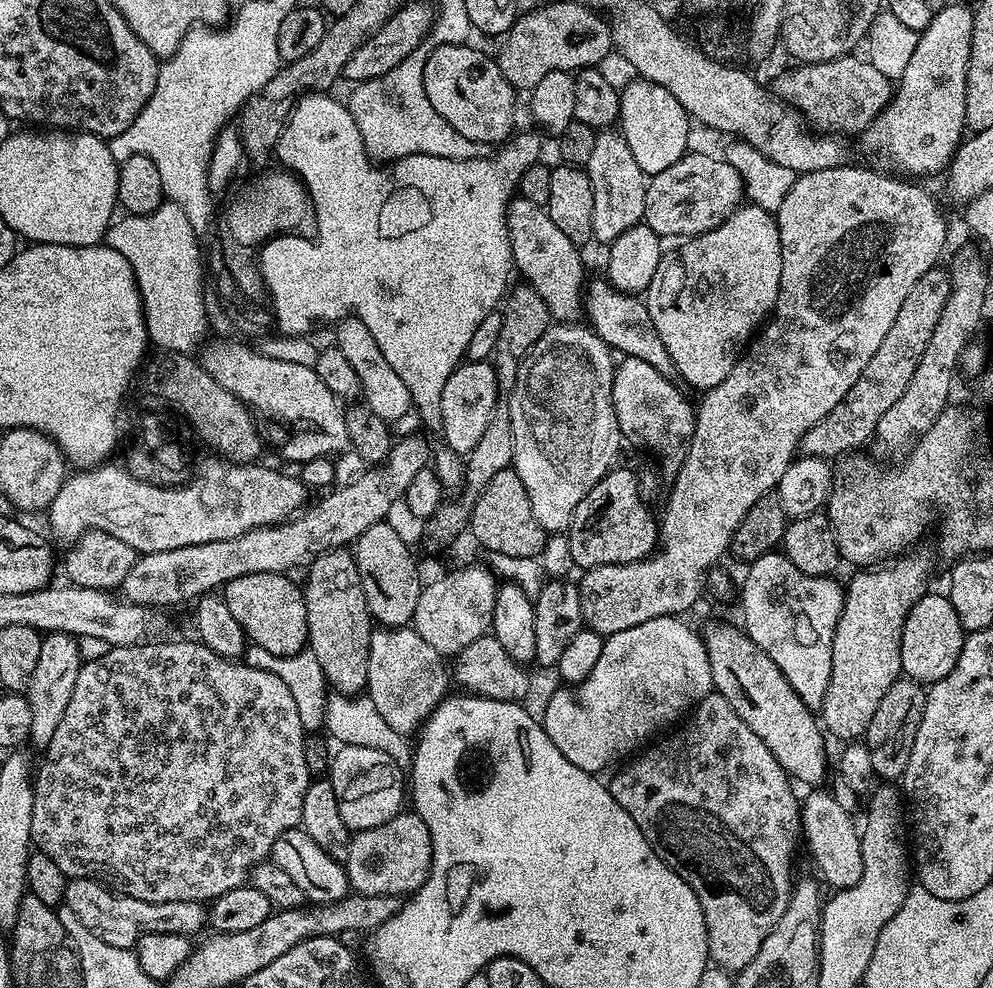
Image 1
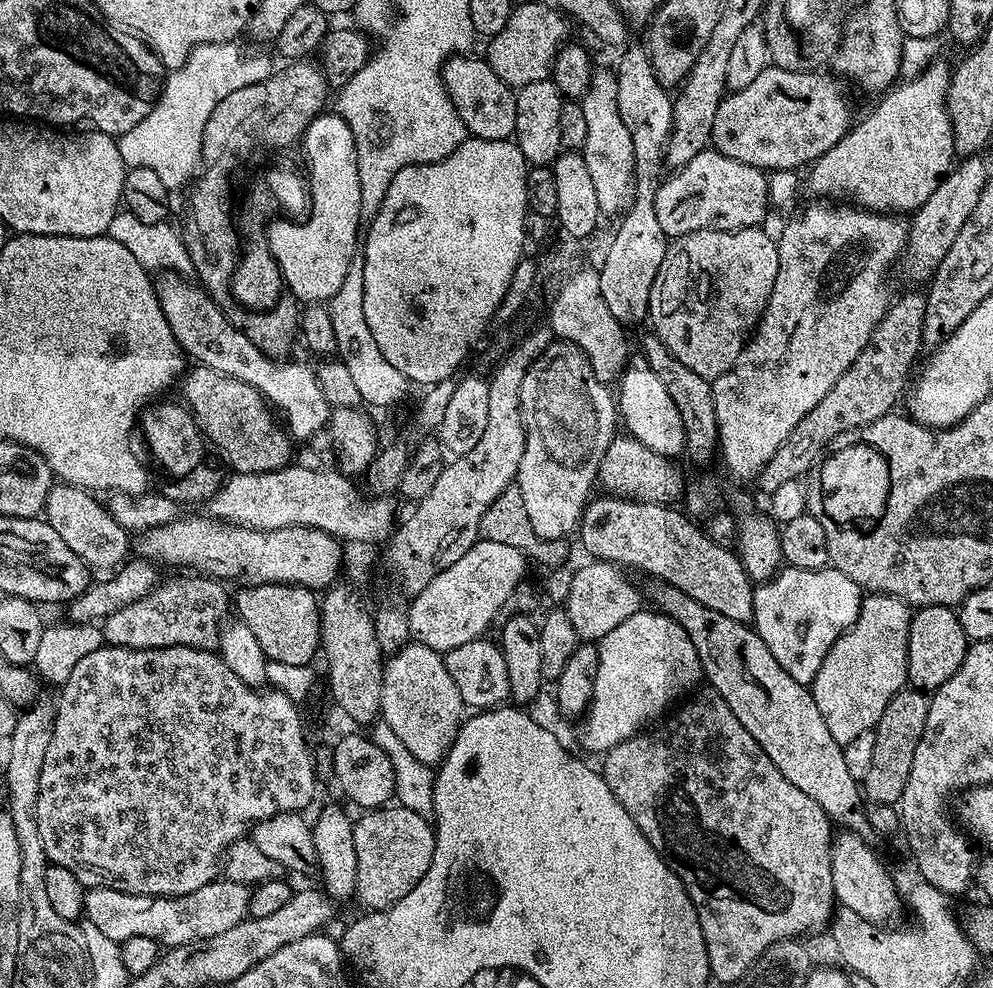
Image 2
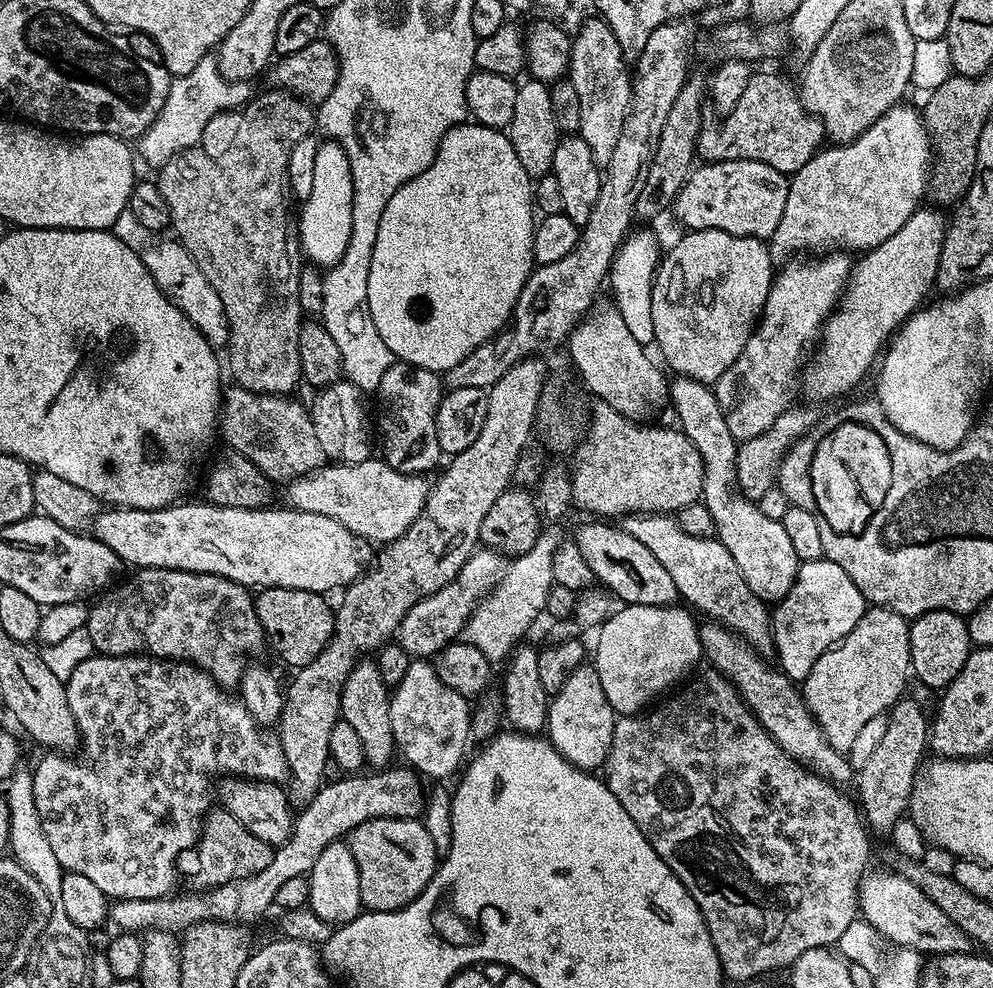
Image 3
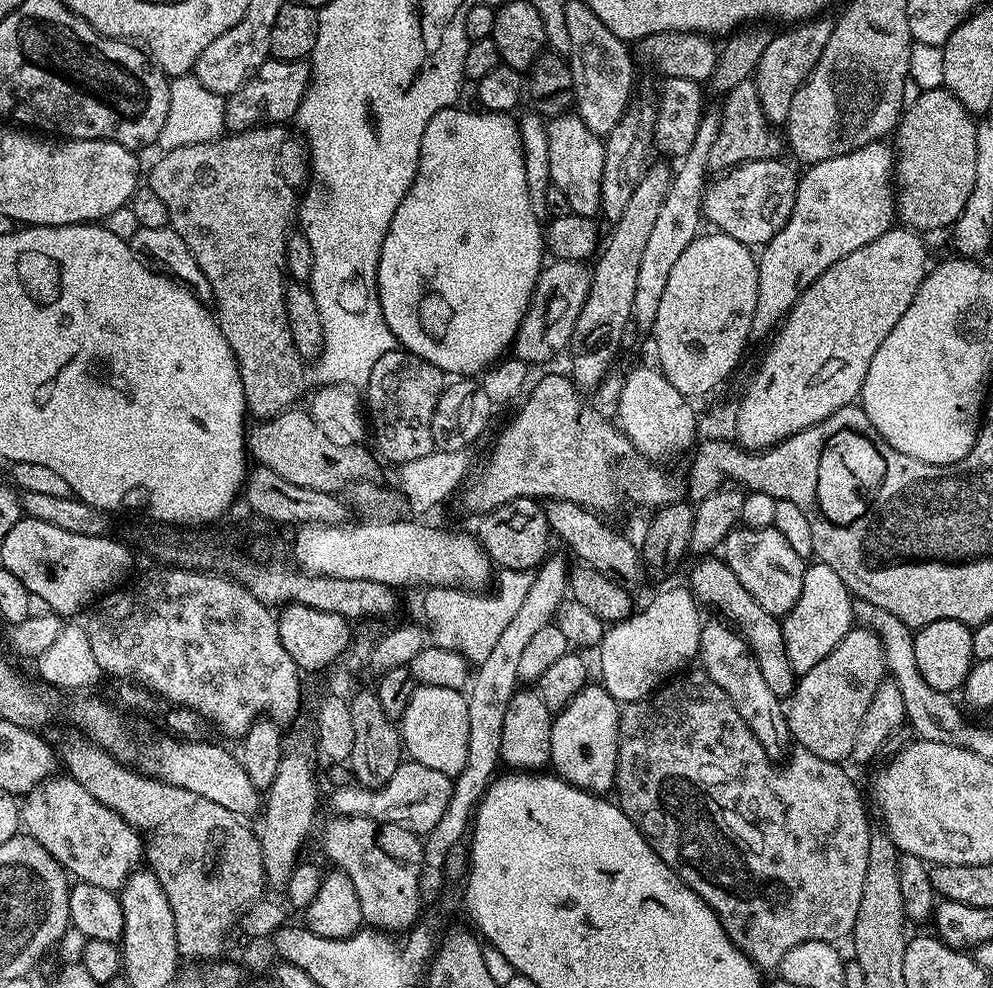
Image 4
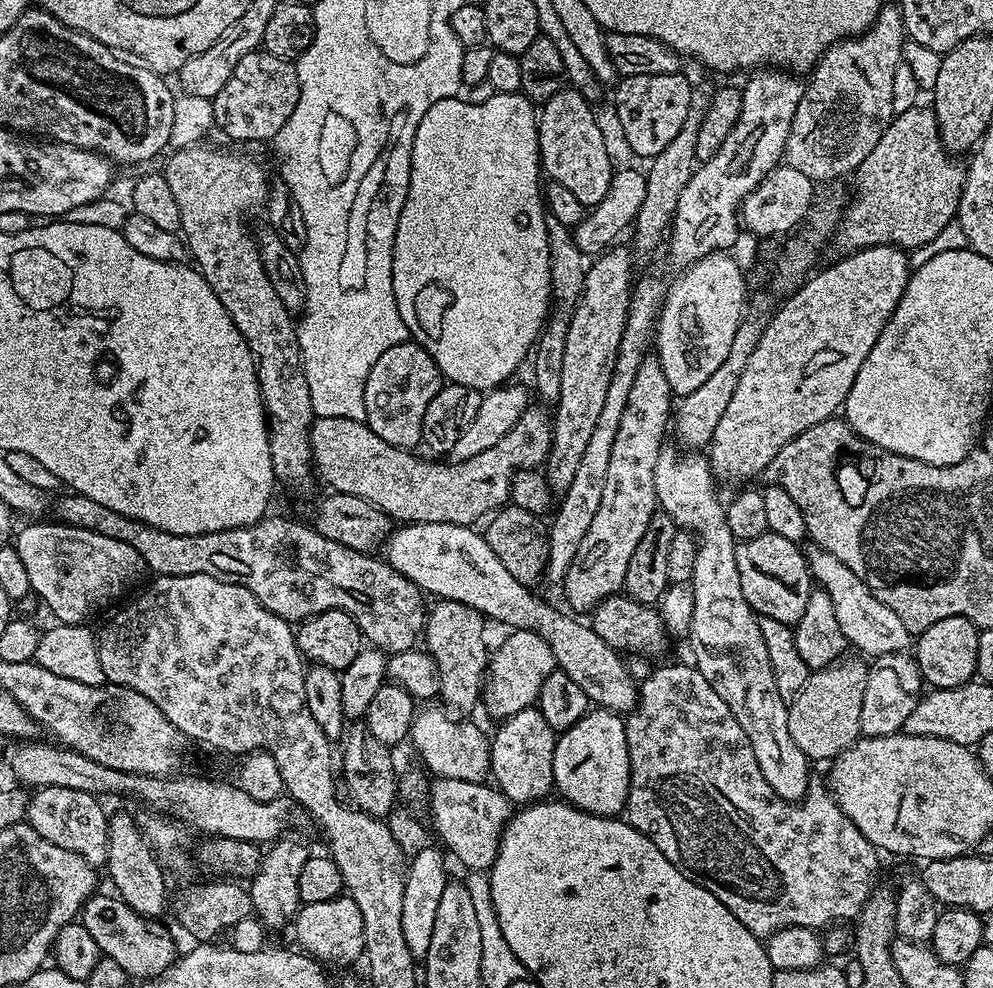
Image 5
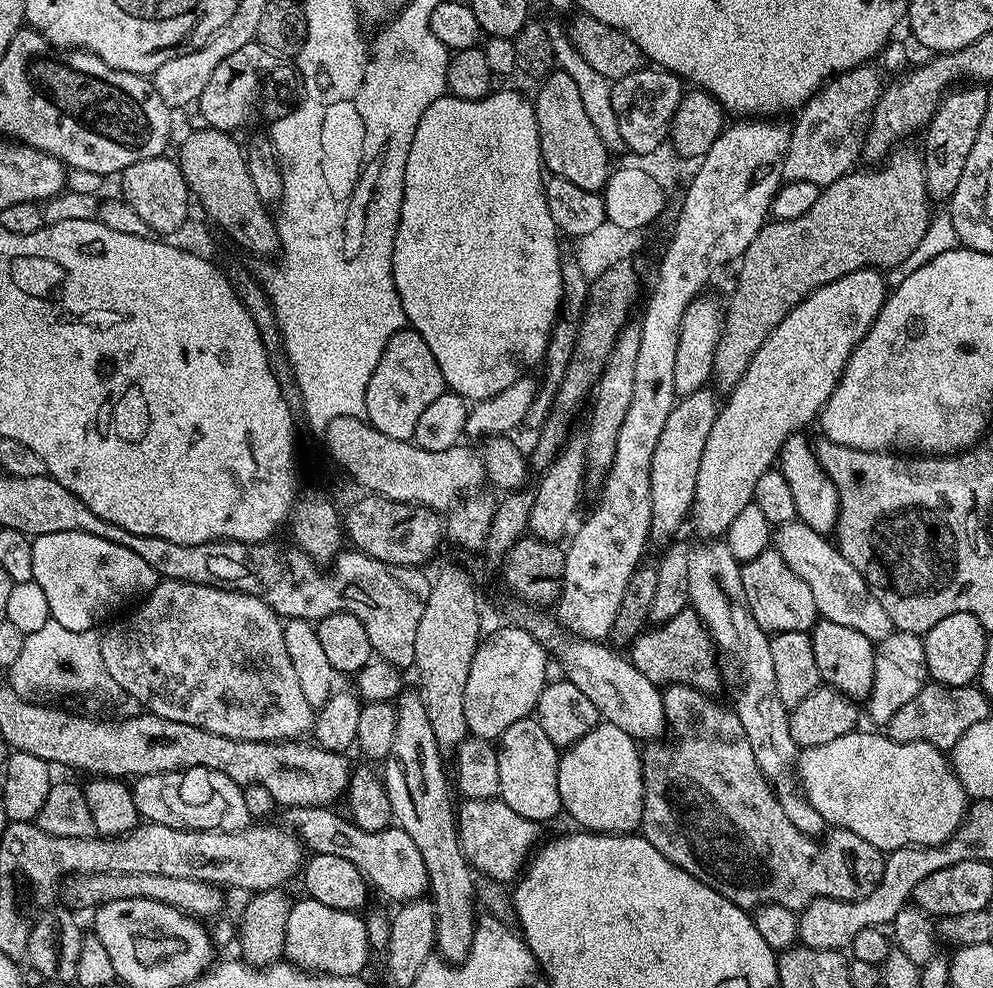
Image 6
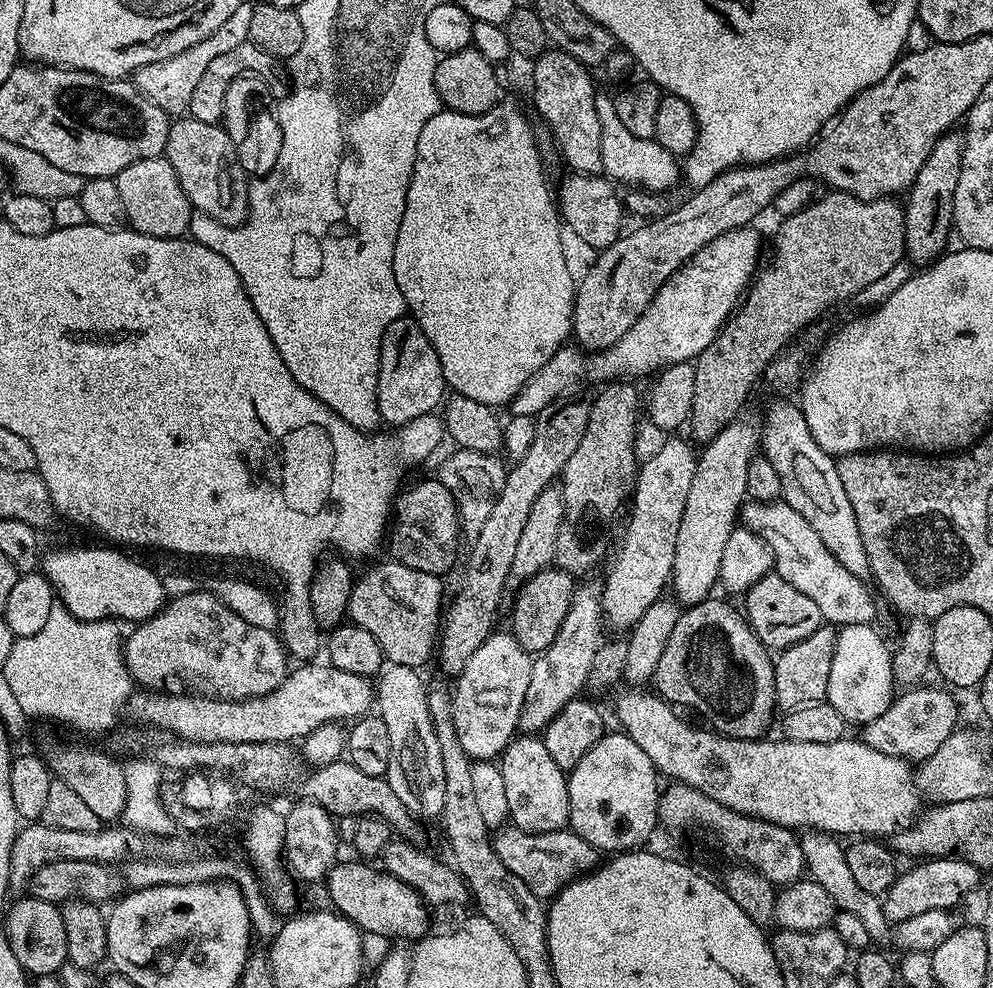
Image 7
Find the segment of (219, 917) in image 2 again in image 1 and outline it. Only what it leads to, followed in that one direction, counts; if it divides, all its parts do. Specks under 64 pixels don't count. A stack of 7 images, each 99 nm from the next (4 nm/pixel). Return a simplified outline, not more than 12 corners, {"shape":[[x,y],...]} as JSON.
{"shape":[[91,878],[69,879],[63,907],[102,942],[206,928],[206,908],[142,902]]}

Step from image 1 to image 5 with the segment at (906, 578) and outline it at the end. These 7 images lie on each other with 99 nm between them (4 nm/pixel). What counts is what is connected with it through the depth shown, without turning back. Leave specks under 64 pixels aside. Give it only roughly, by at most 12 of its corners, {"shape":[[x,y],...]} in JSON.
{"shape":[[863,659],[817,668],[788,704],[790,738],[831,762],[861,739]]}

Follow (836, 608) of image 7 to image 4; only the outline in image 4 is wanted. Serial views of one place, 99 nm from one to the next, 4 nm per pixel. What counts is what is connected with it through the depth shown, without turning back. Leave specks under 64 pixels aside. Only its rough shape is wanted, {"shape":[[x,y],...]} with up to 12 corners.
{"shape":[[873,604],[855,615],[884,643],[904,714],[921,740],[973,742],[953,697],[914,662],[913,629]]}

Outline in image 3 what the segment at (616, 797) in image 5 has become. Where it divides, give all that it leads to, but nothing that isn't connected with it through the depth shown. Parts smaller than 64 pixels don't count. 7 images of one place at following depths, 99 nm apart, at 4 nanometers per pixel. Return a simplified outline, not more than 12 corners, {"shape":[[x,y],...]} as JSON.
{"shape":[[595,663],[548,706],[547,739],[575,768],[603,769],[618,713]]}

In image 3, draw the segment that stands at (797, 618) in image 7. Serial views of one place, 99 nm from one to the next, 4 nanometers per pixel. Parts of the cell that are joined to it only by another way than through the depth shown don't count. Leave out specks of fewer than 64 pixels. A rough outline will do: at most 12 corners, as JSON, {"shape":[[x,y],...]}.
{"shape":[[668,385],[702,458],[702,503],[758,599],[790,594],[802,562],[782,522],[738,491],[738,441],[715,391]]}

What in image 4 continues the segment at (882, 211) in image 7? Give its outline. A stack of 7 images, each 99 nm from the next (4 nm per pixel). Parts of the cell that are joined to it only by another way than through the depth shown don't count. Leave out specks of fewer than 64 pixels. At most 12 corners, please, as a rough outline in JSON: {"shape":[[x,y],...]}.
{"shape":[[926,88],[894,132],[898,216],[947,229],[974,190],[977,121]]}

